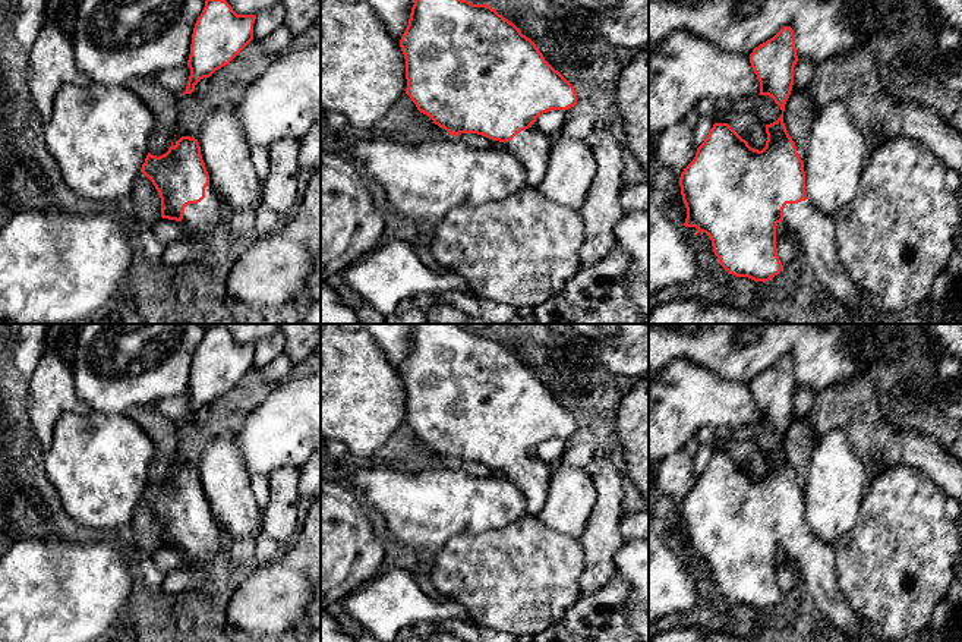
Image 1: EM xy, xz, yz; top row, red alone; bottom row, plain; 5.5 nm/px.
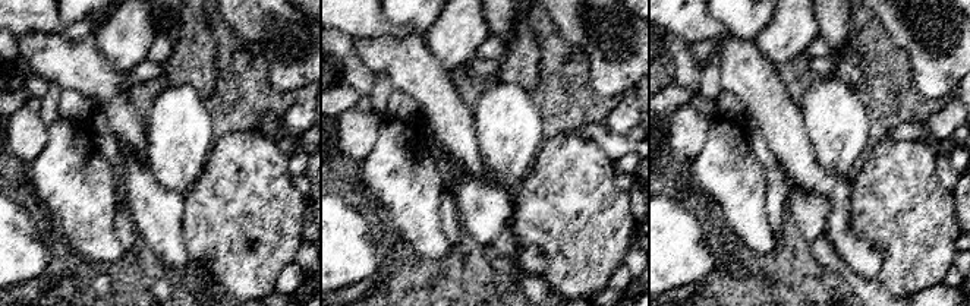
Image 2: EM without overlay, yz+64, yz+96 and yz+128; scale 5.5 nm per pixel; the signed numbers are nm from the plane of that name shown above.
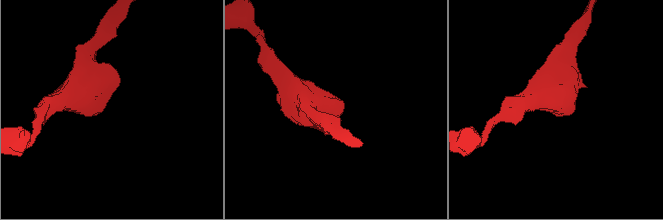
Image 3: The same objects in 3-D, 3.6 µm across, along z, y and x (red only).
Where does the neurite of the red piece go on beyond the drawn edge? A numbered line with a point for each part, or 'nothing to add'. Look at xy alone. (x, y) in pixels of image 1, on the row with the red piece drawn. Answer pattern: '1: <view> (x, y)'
1: xy (202, 219)

